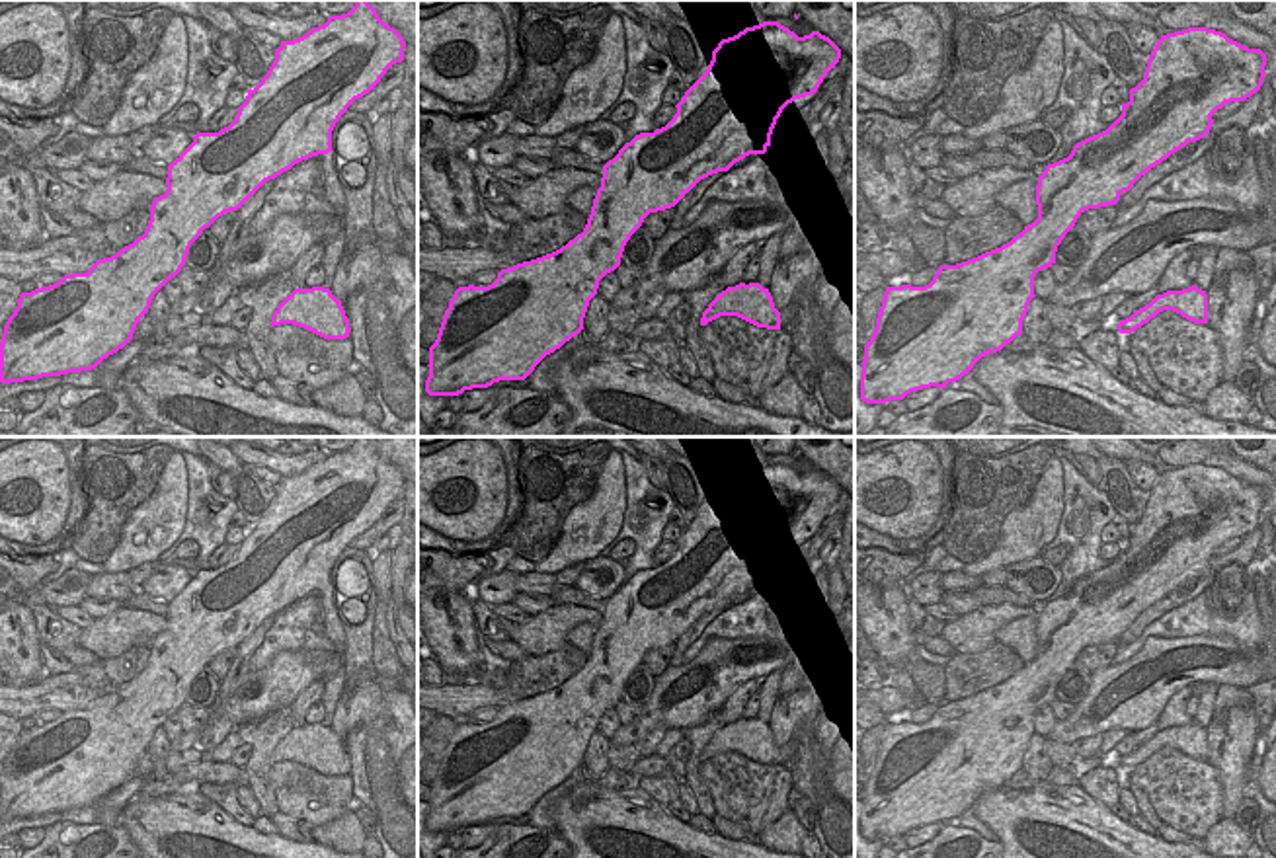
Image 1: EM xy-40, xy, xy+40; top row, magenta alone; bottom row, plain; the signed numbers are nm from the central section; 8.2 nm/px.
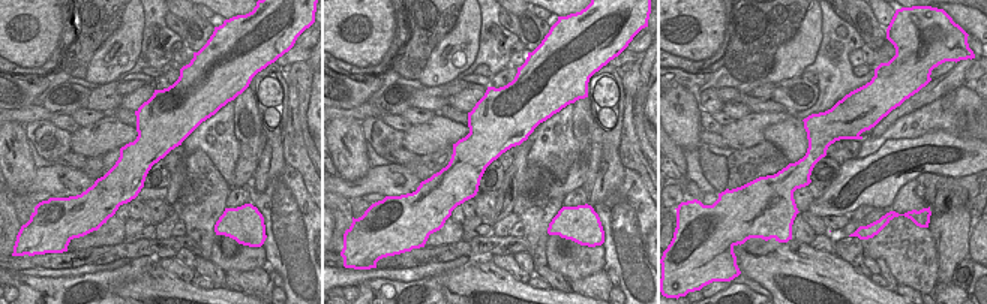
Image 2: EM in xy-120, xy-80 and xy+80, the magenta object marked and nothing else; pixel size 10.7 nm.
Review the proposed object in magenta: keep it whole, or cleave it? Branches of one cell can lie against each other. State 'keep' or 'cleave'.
keep

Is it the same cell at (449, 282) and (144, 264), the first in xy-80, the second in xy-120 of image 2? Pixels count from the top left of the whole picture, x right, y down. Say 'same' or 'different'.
different

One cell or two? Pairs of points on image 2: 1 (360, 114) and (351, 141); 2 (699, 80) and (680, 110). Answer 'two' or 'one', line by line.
1: two
2: two

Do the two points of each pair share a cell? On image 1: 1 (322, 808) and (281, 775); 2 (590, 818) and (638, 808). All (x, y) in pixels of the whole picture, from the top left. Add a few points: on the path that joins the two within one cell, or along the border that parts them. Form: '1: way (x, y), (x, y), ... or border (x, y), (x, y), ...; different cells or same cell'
1: way (313, 800), (291, 782); same cell
2: way (601, 818), (627, 818); same cell

